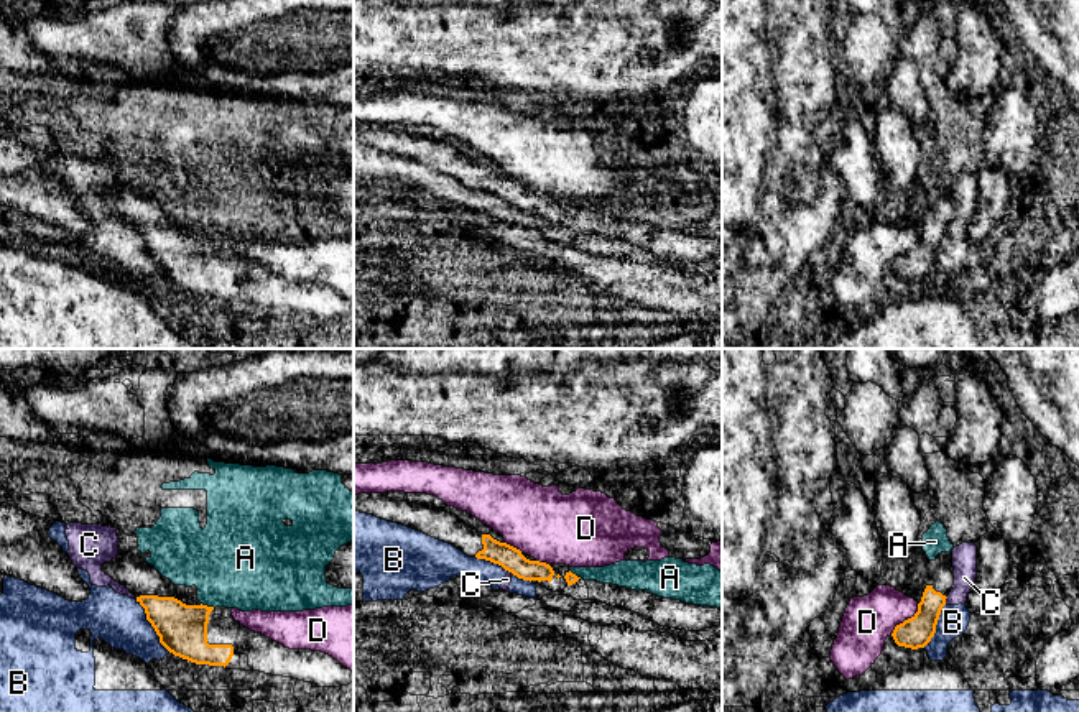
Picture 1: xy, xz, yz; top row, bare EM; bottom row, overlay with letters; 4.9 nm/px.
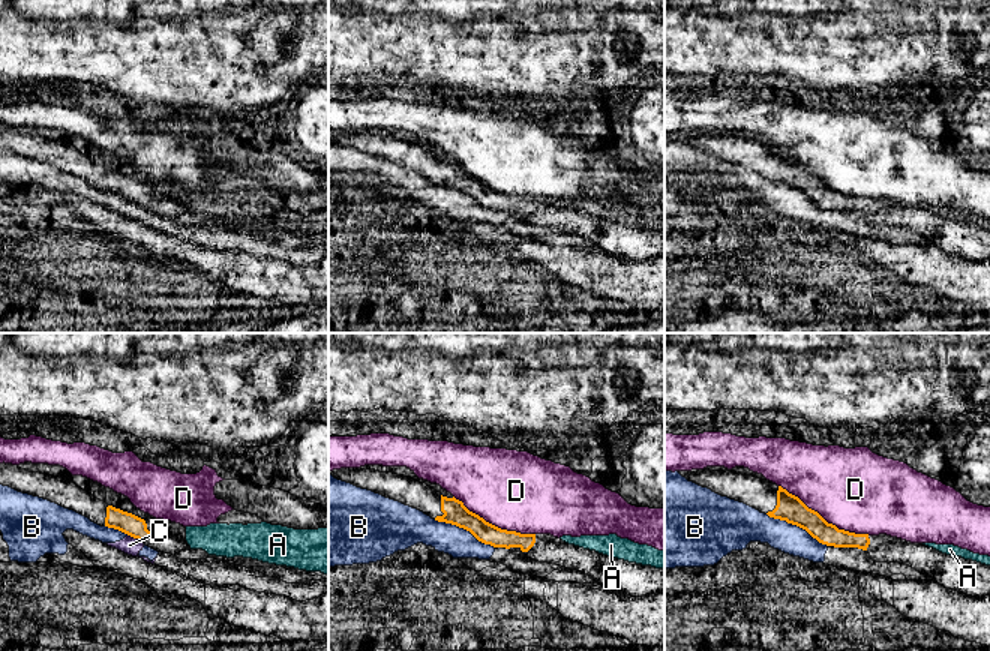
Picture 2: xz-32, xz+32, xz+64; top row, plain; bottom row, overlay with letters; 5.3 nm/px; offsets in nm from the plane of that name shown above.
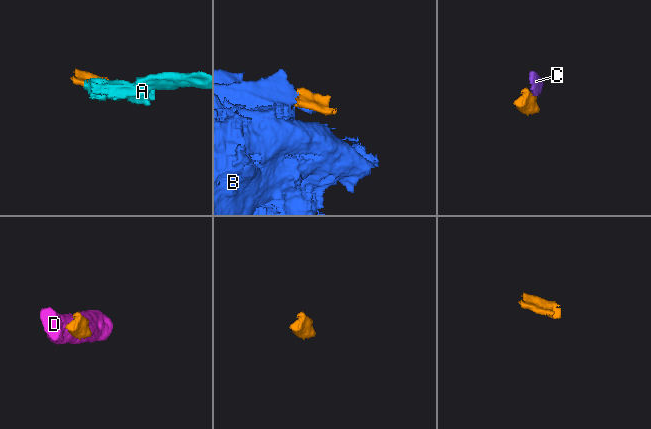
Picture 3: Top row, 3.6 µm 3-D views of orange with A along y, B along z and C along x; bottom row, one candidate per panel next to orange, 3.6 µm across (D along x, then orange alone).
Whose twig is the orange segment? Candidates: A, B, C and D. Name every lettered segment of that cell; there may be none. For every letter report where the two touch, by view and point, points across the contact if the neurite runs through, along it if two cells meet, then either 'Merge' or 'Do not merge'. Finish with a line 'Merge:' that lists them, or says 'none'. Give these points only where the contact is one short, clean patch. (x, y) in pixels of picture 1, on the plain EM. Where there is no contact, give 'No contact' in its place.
A: Touches orange at xy (206, 237). Boundary: xy (201, 234), (214, 239). Do not merge
B: Touches orange at yz (936, 255). Boundary: yz (944, 235), (936, 263), (923, 278). Do not merge
C: Touches orange at yz (944, 232). Boundary: yz (948, 229), (944, 235). Do not merge
D: Touches orange at yz (905, 252). Do not merge
Merge: none

